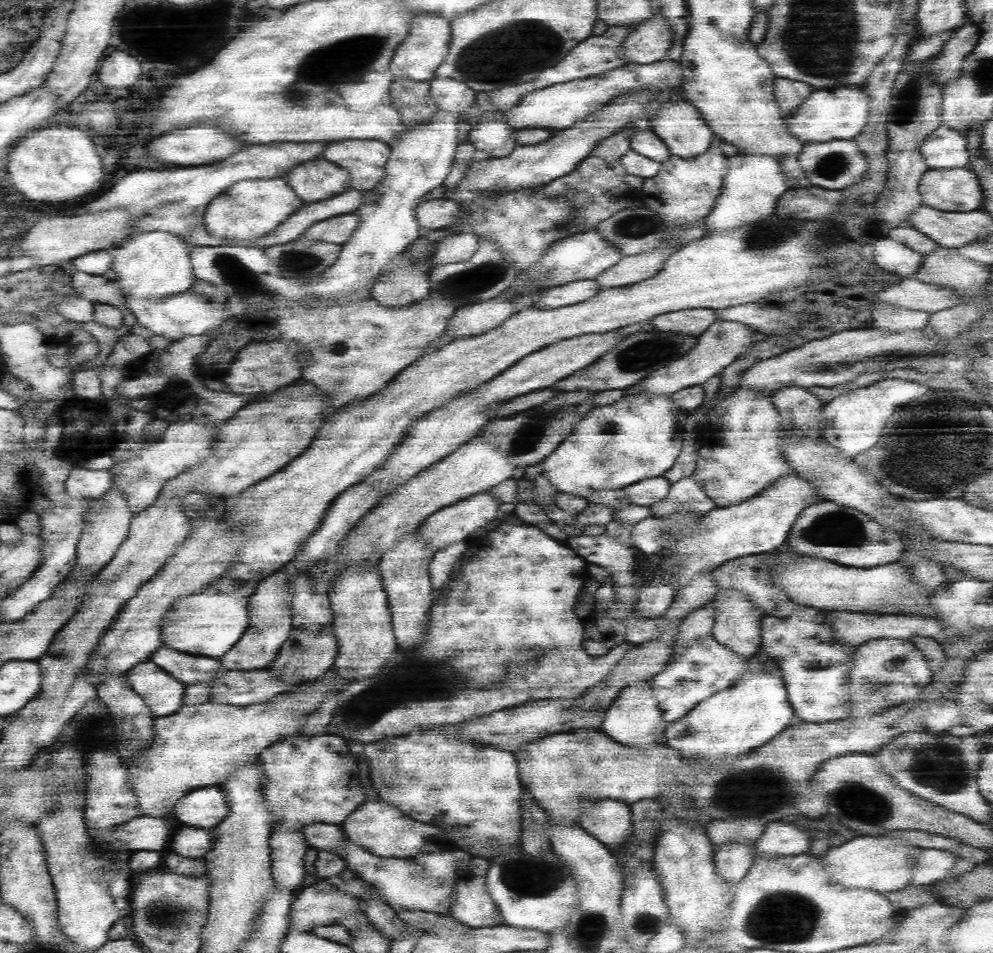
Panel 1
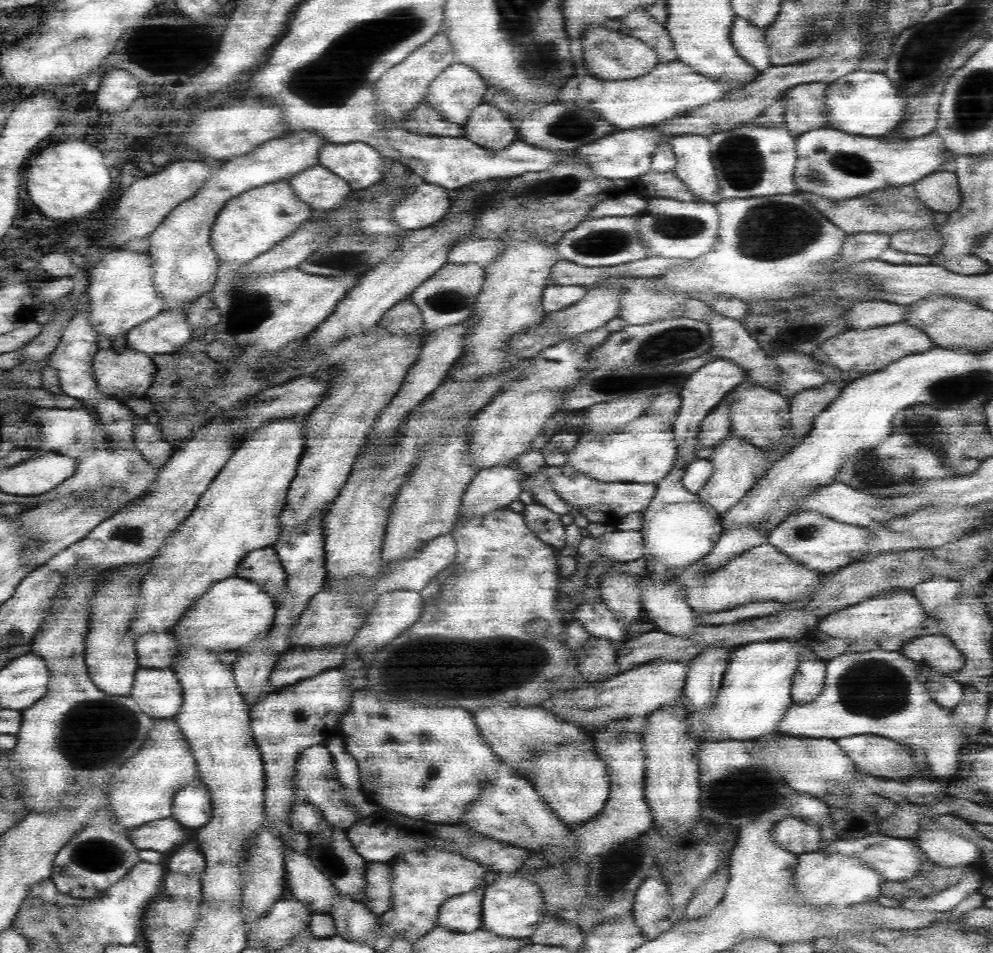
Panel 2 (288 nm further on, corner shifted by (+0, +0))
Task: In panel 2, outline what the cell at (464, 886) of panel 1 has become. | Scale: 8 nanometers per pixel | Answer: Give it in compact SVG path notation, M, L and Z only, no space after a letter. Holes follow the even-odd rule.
M476 888L472 892L454 896L442 904L438 914L438 926L444 926L454 932L474 932L482 928L482 902L484 902L484 890Z

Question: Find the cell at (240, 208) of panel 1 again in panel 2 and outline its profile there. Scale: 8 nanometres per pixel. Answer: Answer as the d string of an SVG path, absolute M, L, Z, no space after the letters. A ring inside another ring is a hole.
M274 182L258 188L250 188L226 202L220 210L214 226L210 246L216 250L220 262L248 264L256 256L262 256L278 242L286 240L296 228L312 218L312 206L296 196L290 182Z

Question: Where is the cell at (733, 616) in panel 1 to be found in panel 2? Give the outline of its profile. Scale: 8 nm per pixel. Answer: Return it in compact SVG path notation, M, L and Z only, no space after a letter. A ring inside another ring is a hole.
M718 644L704 650L698 658L692 660L692 672L690 672L690 688L684 690L688 698L690 712L696 708L698 712L710 704L710 698L714 698L714 692L708 688L714 686L718 690L718 682L724 682L724 674L728 670L726 662L730 662L730 656L736 652L736 646L732 644Z

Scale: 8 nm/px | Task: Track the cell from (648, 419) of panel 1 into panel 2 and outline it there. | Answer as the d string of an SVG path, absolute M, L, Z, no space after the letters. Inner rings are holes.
M640 416L622 426L614 434L594 434L586 432L576 442L576 446L566 452L568 464L578 470L582 476L588 476L604 484L658 484L676 462L676 444L672 438L674 422L662 420L660 416Z

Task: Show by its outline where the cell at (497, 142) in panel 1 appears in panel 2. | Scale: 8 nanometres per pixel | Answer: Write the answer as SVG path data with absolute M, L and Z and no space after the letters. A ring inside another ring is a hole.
M492 104L476 106L470 120L464 124L466 138L490 152L502 152L518 140L516 122Z

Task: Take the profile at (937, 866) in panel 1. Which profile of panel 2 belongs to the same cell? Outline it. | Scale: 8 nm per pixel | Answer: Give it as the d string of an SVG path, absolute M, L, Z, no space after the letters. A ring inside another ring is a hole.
M868 836L868 838L852 838L852 840L838 840L832 842L830 846L822 848L828 852L840 852L844 856L854 856L858 858L862 864L870 864L870 868L874 868L876 872L882 874L884 880L904 880L904 878L912 878L920 874L920 868L924 866L922 860L928 860L928 854L914 842L910 840L892 840L892 838L884 838L884 836Z

